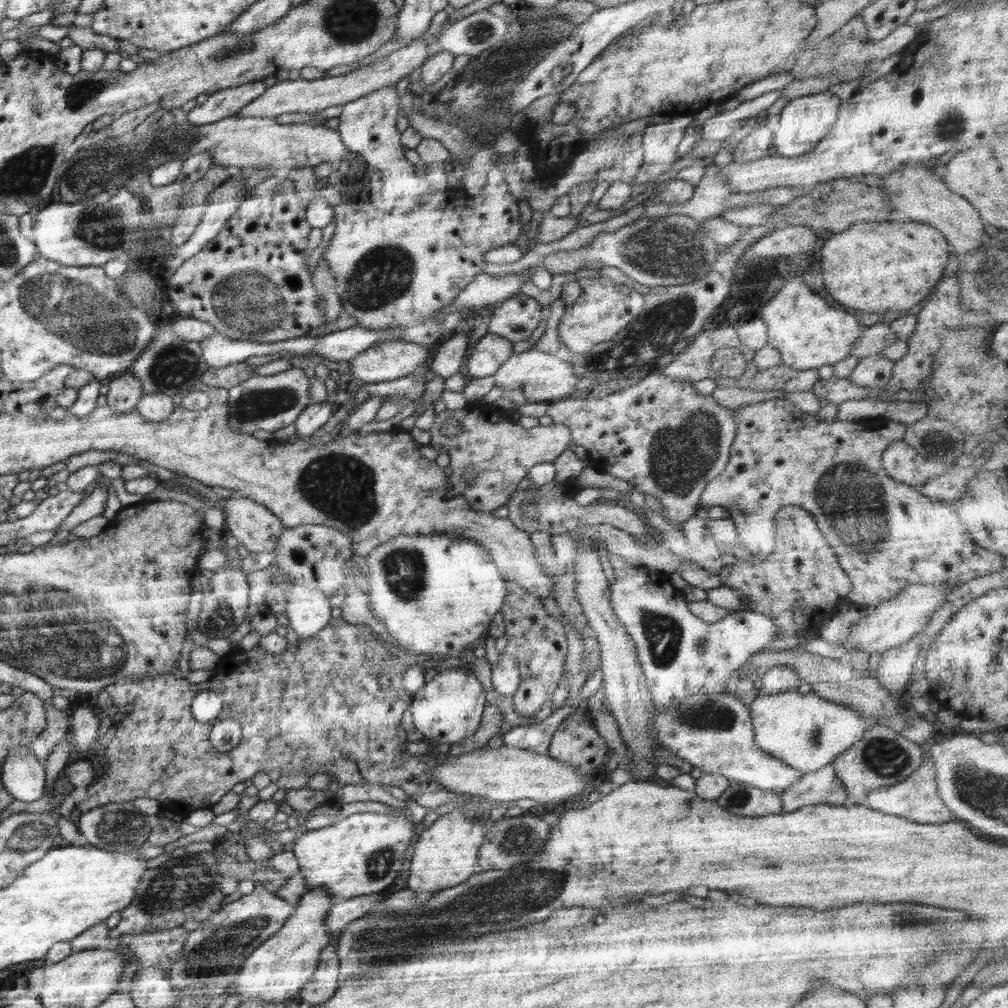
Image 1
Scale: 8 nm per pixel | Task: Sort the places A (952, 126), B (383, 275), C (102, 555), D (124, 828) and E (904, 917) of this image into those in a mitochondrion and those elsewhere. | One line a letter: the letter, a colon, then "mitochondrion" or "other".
A: mitochondrion
B: mitochondrion
C: other
D: mitochondrion
E: mitochondrion

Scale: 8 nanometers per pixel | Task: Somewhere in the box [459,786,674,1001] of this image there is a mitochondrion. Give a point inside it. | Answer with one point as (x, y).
(520, 840)

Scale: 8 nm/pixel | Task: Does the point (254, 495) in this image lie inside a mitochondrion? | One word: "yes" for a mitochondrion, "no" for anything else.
no

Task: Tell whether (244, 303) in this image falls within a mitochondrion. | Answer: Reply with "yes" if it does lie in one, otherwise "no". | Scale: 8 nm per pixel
yes

